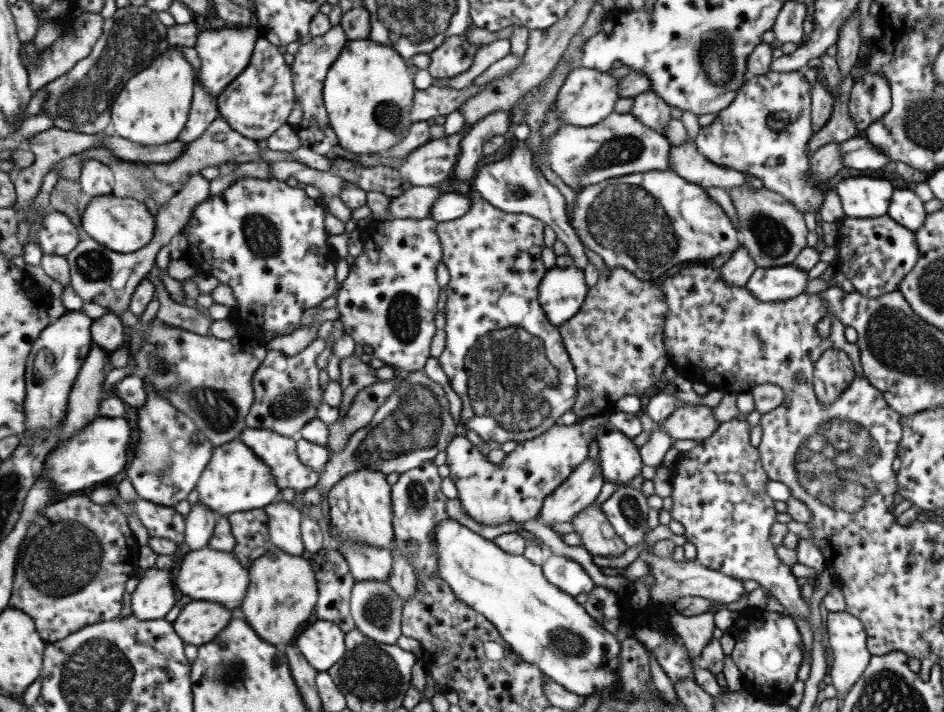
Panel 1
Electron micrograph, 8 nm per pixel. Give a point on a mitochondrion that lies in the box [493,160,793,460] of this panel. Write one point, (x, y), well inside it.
(627, 220)

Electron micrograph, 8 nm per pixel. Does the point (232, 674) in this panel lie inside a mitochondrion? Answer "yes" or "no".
yes

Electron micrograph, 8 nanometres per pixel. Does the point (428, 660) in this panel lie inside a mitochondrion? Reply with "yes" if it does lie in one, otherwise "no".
no

